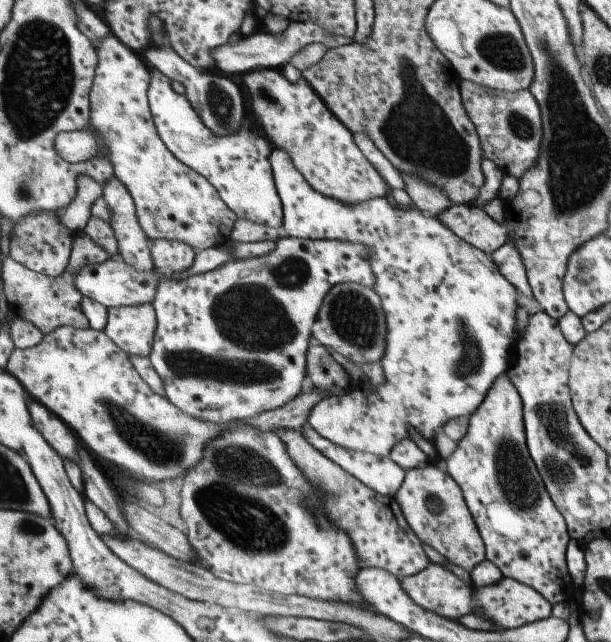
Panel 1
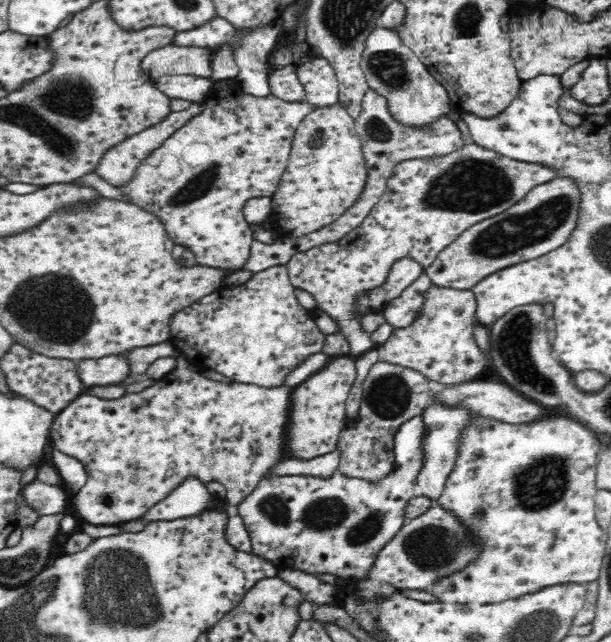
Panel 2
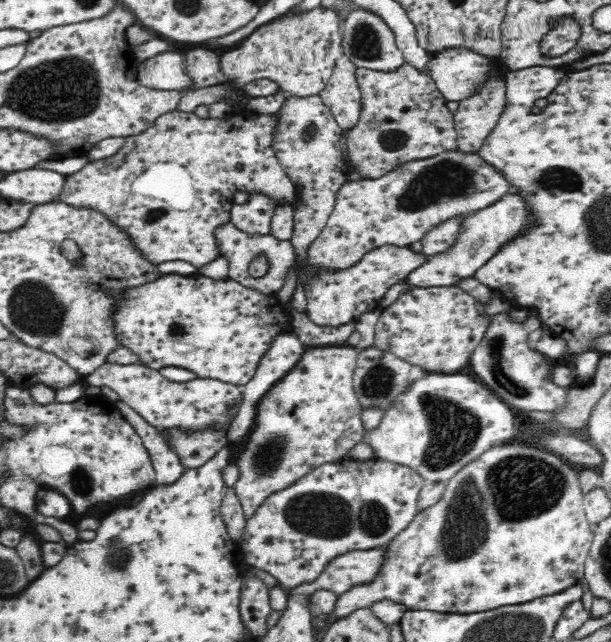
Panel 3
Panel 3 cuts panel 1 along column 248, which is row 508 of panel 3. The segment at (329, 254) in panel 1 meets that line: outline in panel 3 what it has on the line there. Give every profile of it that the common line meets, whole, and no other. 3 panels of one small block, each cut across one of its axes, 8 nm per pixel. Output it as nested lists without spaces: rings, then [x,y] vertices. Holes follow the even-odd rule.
[[[346,458],[337,463],[321,464],[292,486],[274,492],[247,520],[241,563],[266,571],[287,590],[302,581],[314,580],[332,557],[382,547],[406,529],[418,514],[418,498],[425,481],[409,466],[378,458]]]

